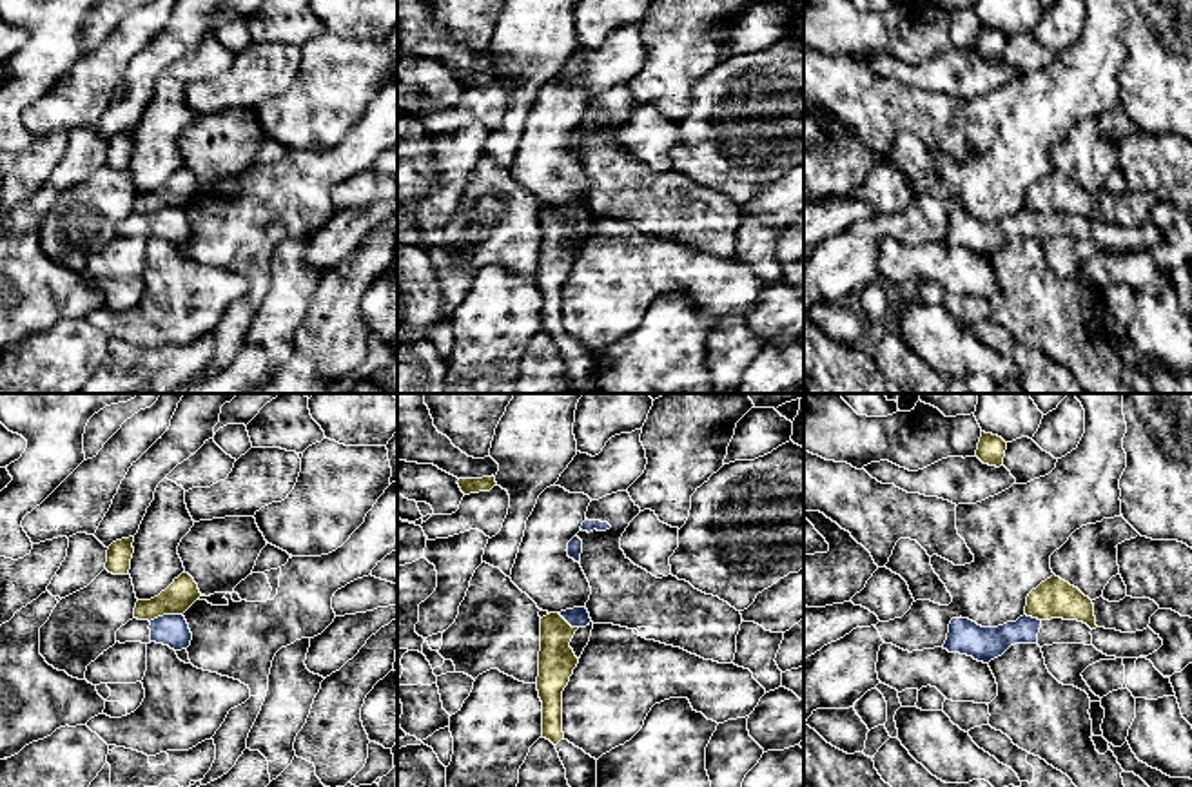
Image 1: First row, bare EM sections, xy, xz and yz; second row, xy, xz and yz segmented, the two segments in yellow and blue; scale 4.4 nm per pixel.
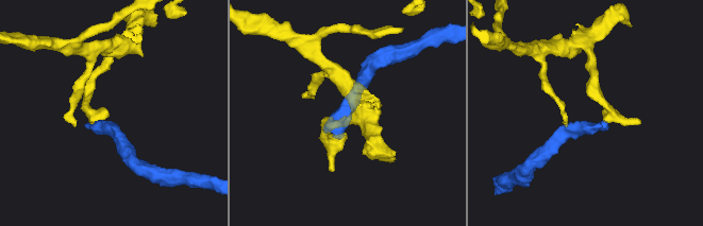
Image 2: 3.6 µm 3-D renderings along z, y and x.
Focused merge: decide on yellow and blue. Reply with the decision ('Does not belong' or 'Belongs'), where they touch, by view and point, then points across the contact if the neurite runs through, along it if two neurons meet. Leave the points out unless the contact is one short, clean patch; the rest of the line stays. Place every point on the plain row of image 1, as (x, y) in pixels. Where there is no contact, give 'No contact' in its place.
Does not belong. Touches yellow at xy (166, 207). Boundary: xy (182, 207), (164, 207), (149, 214)

